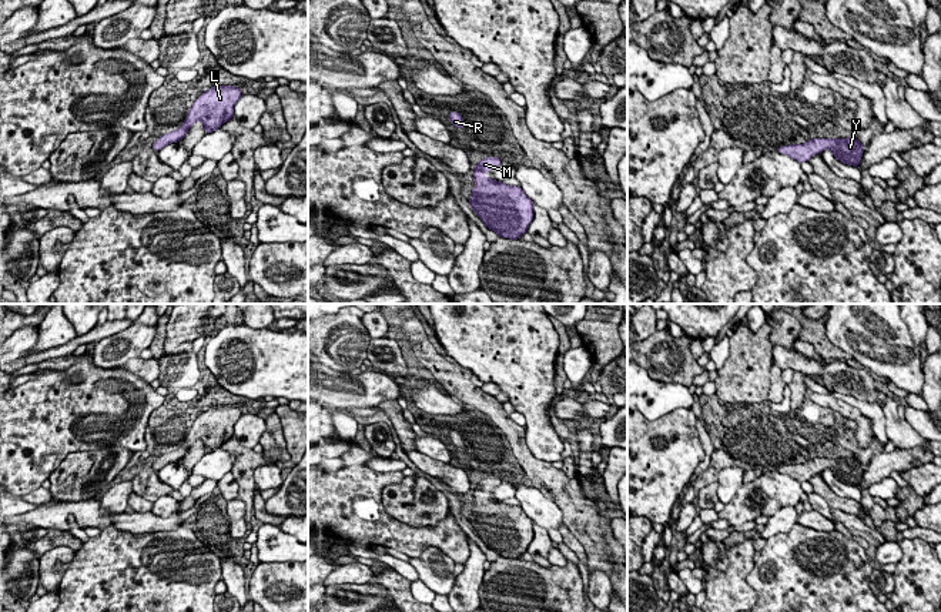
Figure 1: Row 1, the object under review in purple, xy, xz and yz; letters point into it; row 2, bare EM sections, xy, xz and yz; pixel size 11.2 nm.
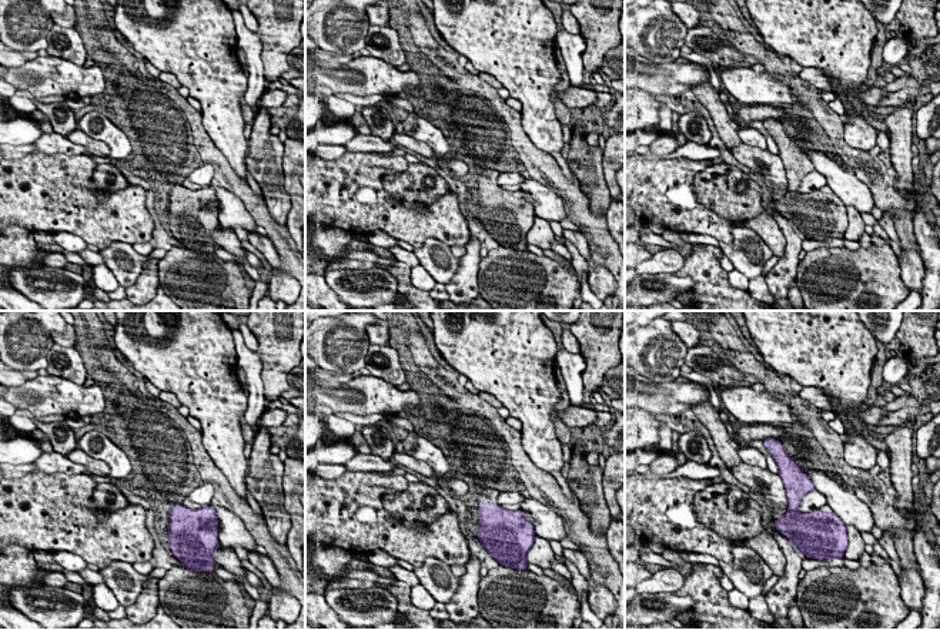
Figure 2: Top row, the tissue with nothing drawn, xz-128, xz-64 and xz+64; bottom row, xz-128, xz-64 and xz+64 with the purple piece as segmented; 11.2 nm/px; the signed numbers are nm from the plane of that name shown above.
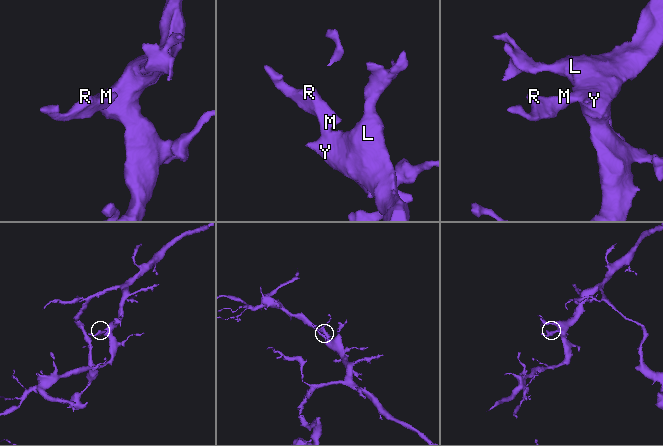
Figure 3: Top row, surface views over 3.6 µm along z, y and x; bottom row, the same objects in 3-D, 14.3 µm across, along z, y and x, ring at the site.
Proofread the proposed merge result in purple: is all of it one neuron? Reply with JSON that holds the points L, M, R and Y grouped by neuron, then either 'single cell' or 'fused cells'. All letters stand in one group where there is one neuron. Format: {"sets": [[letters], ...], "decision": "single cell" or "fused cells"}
{"sets": [["L", "M", "R", "Y"]], "decision": "single cell"}

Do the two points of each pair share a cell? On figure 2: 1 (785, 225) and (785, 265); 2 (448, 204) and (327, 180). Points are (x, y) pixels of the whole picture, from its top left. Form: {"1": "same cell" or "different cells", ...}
{"1": "same cell", "2": "same cell"}

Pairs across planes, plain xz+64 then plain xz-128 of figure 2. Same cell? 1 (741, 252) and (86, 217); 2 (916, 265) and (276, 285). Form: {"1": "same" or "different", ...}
{"1": "different", "2": "same"}

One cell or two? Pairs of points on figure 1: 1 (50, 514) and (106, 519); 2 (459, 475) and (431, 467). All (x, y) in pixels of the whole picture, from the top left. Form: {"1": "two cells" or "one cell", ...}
{"1": "one cell", "2": "one cell"}

